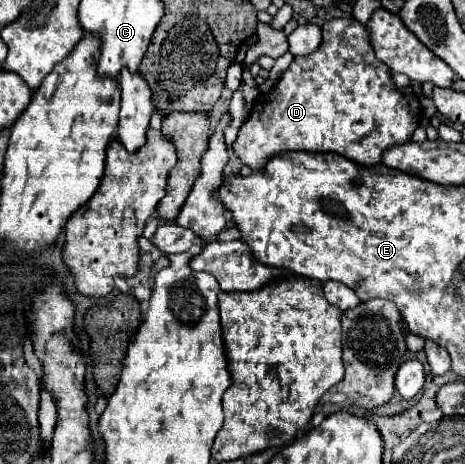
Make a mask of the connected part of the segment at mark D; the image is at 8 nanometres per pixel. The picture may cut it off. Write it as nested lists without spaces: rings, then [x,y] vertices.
[[[335,18],[335,20],[329,20],[329,22],[323,24],[323,42],[321,42],[319,48],[313,54],[309,54],[309,56],[295,56],[295,60],[283,72],[283,76],[277,80],[277,84],[269,92],[259,94],[259,98],[255,100],[255,106],[253,106],[253,112],[251,112],[249,120],[239,130],[239,136],[237,136],[235,144],[233,144],[233,150],[239,156],[239,160],[245,166],[249,166],[253,172],[261,172],[265,168],[267,160],[273,158],[273,154],[281,154],[285,150],[287,152],[335,152],[339,156],[345,156],[347,160],[353,160],[359,166],[375,166],[375,164],[381,162],[381,154],[383,154],[385,148],[395,146],[395,144],[405,144],[405,142],[411,140],[411,134],[419,126],[419,120],[421,120],[421,104],[419,104],[417,94],[413,92],[411,86],[397,88],[393,84],[391,70],[385,64],[381,64],[381,60],[377,60],[377,56],[373,52],[373,46],[369,42],[367,28],[361,22],[357,22],[355,18]]]

